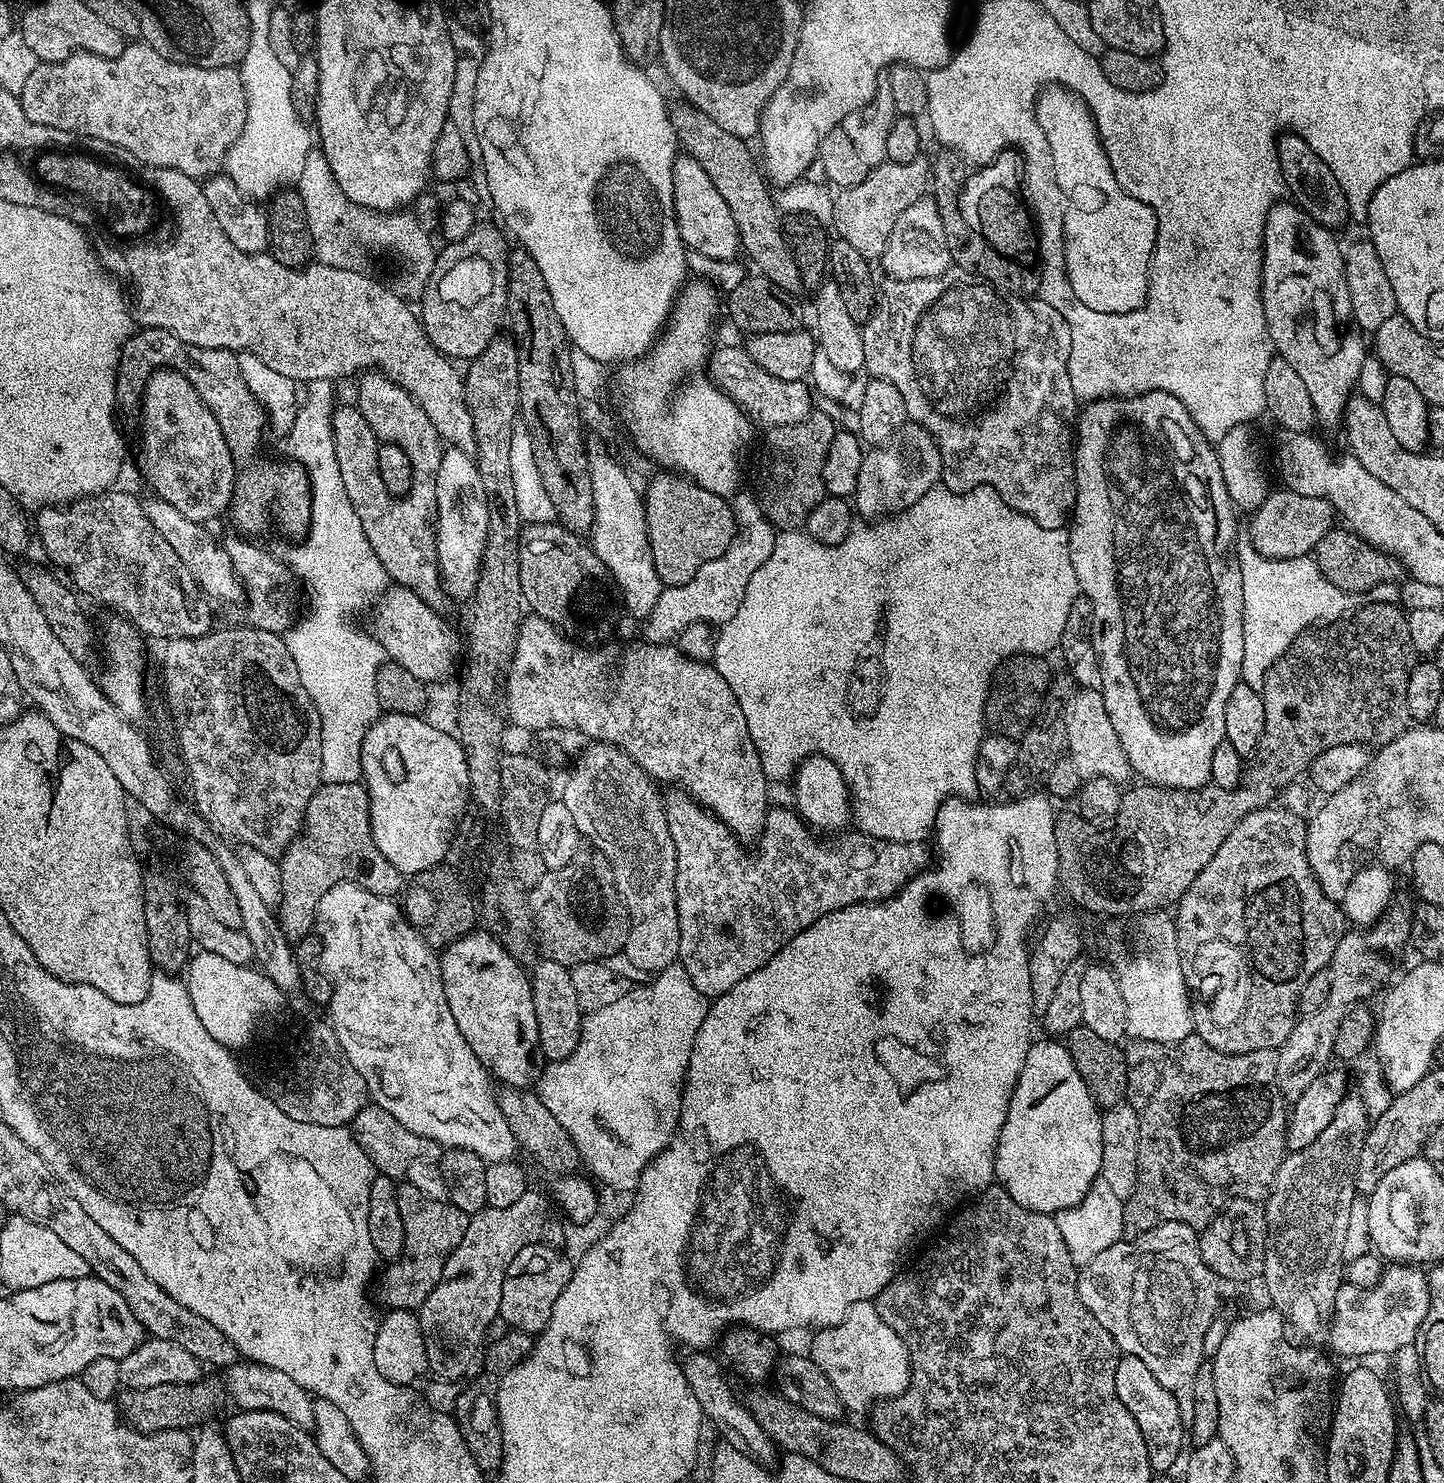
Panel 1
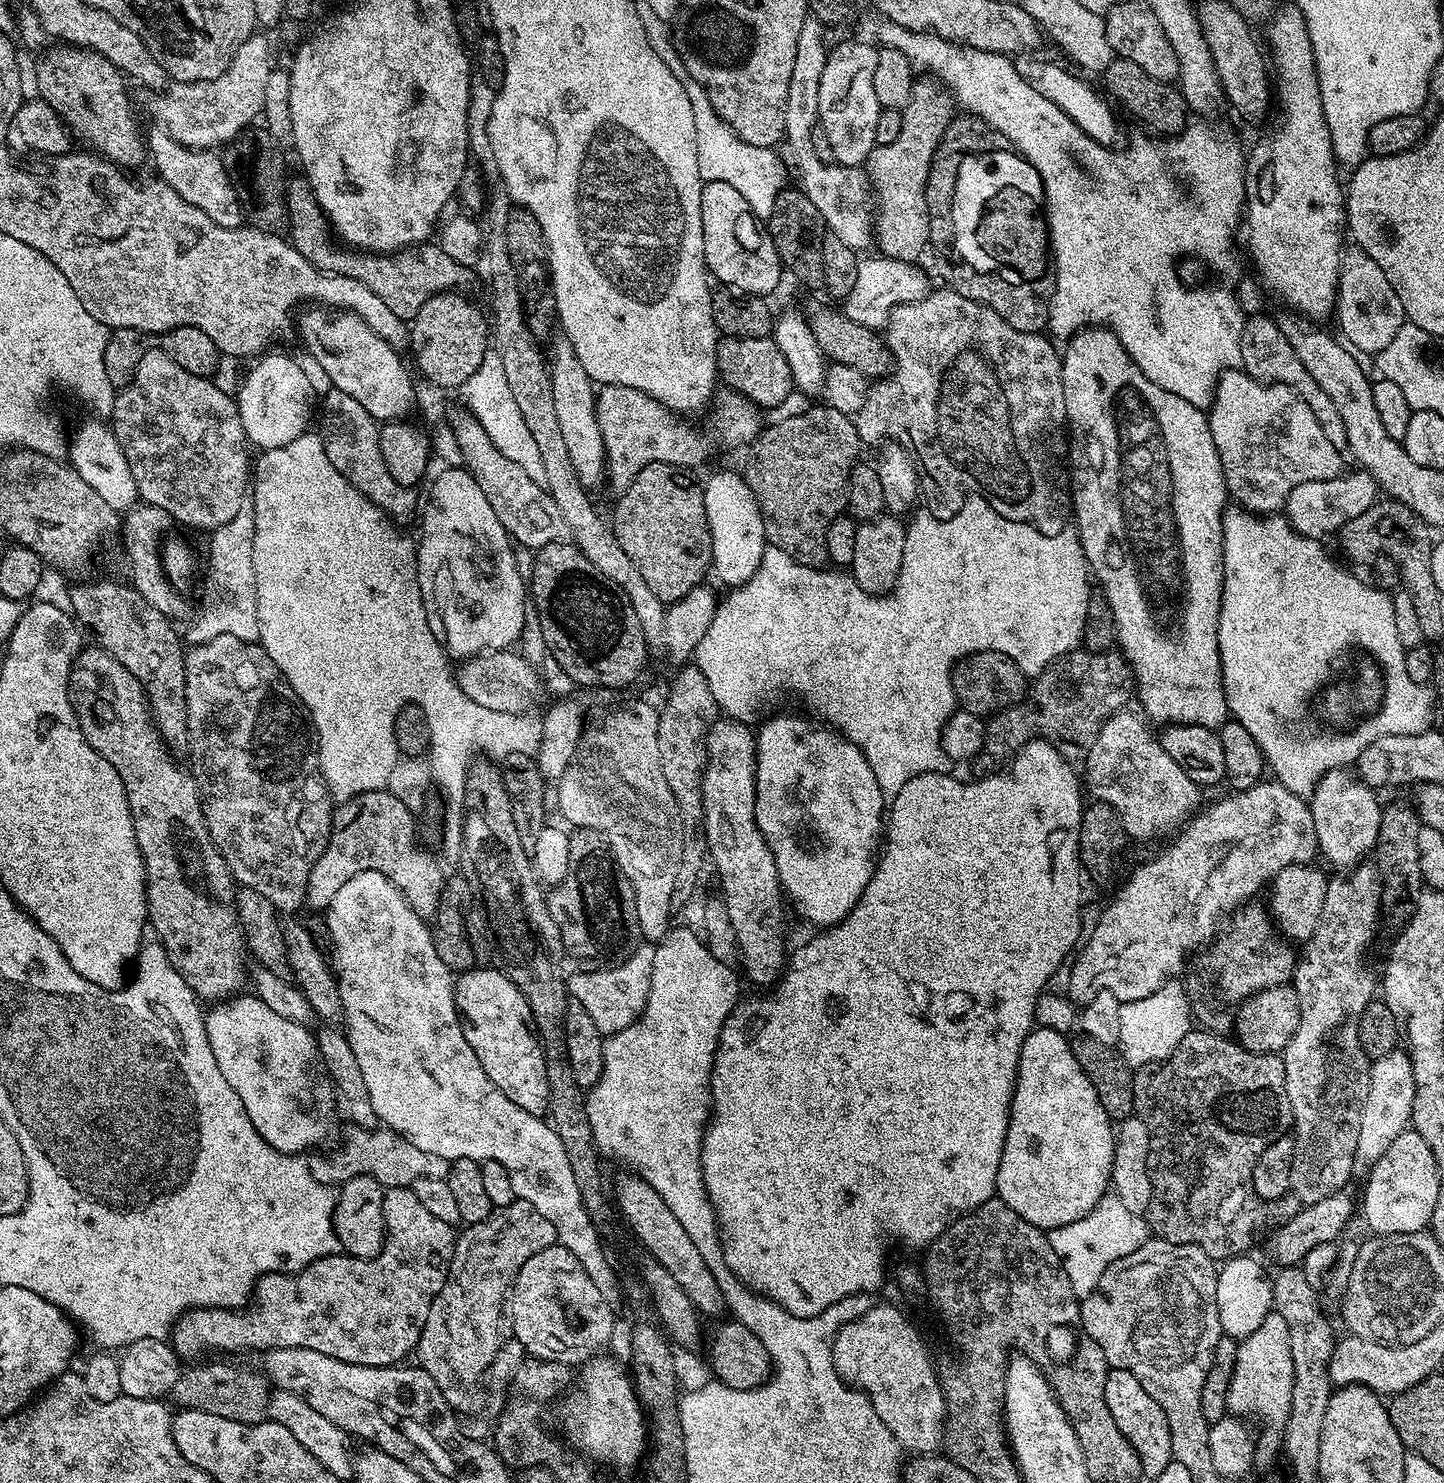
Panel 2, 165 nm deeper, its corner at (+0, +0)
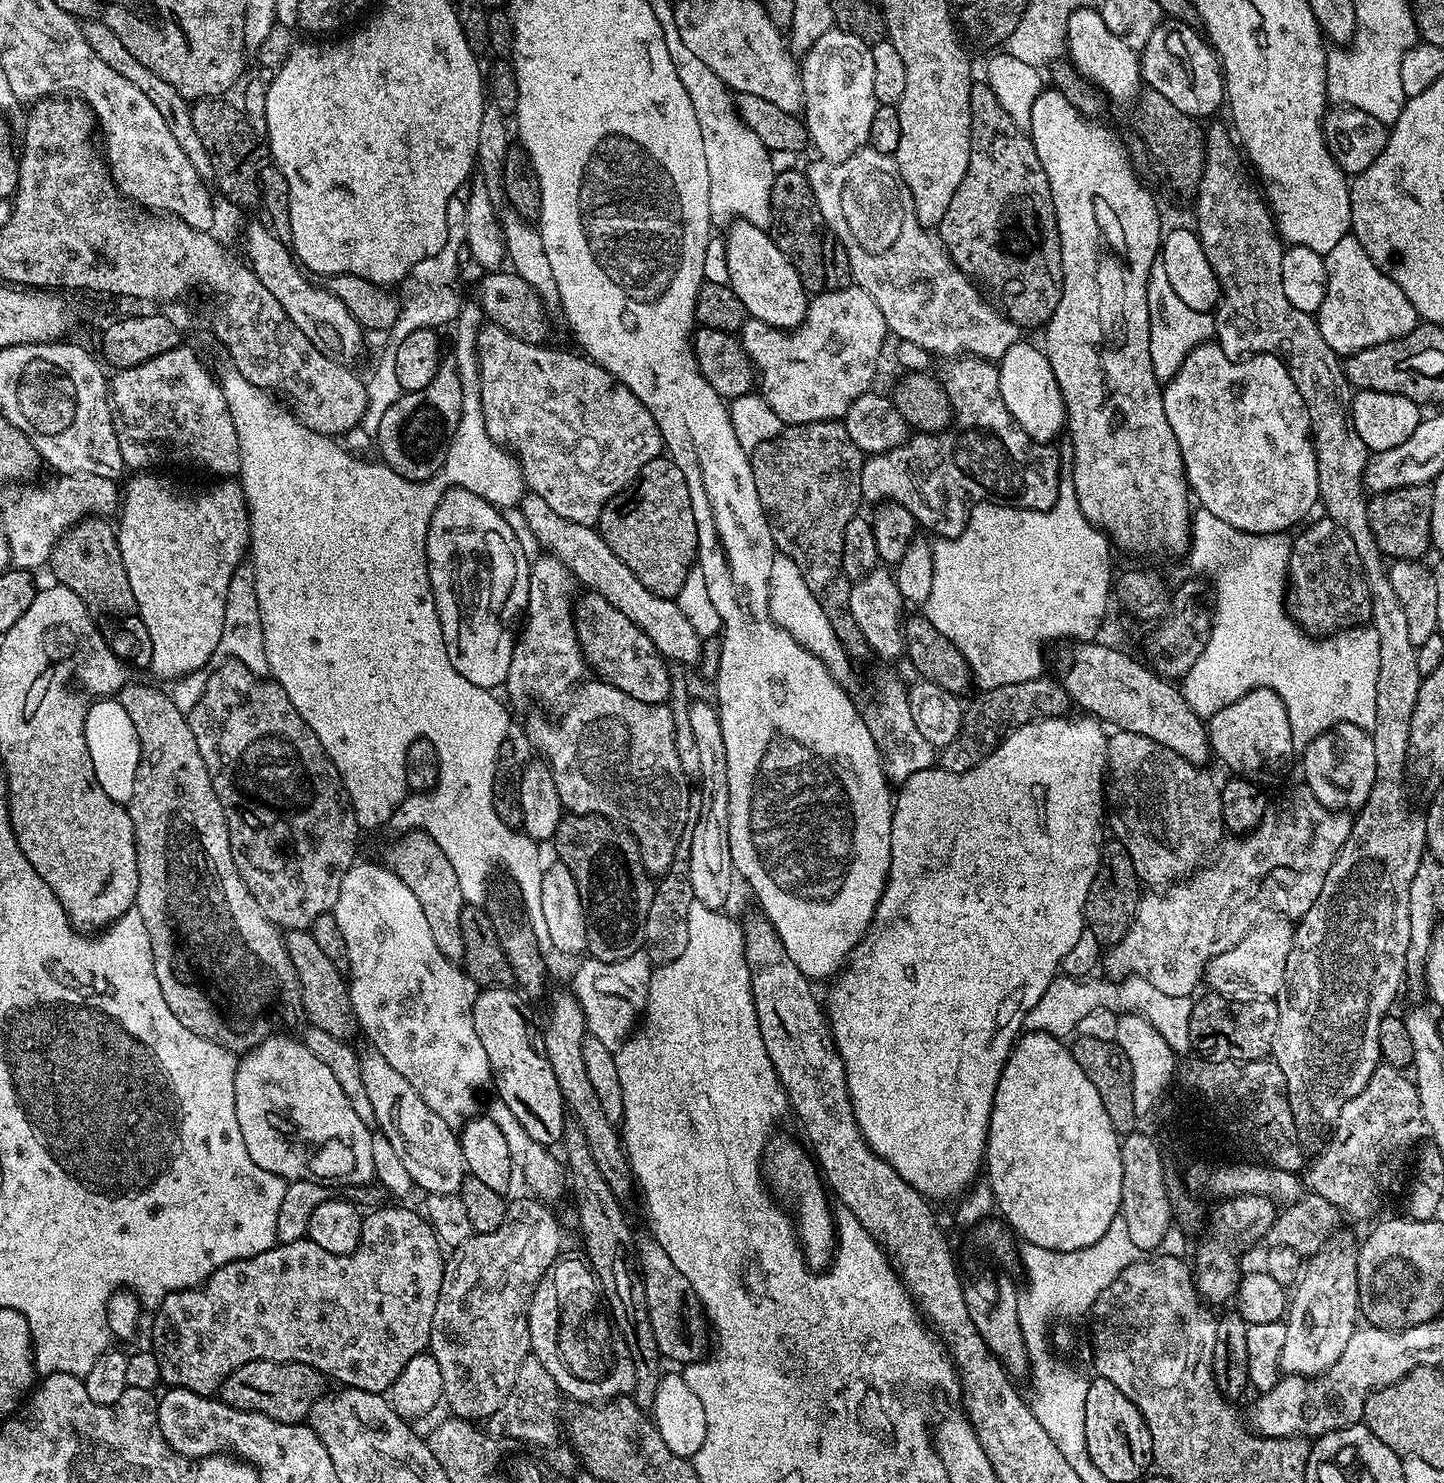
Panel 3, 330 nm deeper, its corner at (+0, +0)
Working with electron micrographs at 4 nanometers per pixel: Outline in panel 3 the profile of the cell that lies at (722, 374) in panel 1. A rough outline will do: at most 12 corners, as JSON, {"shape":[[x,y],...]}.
{"shape":[[477,332],[486,430],[531,495],[596,526],[665,451],[583,354]]}

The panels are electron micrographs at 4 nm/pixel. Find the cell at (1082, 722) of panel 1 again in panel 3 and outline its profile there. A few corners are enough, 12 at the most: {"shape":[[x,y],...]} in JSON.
{"shape":[[1142,734],[1109,735],[1106,820],[1141,885],[1225,839],[1220,788]]}

